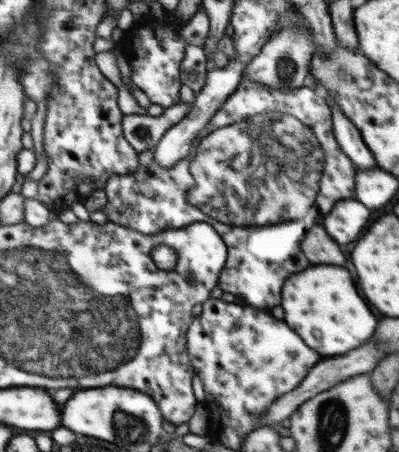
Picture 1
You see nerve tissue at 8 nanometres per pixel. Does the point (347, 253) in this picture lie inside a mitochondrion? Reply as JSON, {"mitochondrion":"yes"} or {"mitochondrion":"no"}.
{"mitochondrion":"no"}

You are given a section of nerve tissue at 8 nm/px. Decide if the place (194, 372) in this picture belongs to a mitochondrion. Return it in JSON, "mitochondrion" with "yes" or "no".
{"mitochondrion":"no"}

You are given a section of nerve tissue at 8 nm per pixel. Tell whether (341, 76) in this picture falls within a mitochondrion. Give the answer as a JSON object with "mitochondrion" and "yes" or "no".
{"mitochondrion":"yes"}

